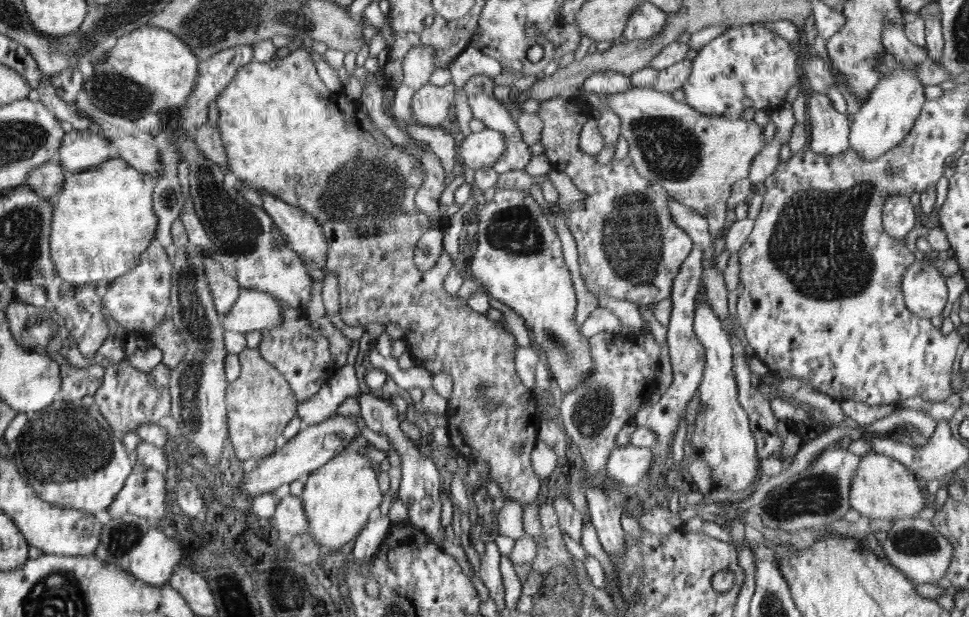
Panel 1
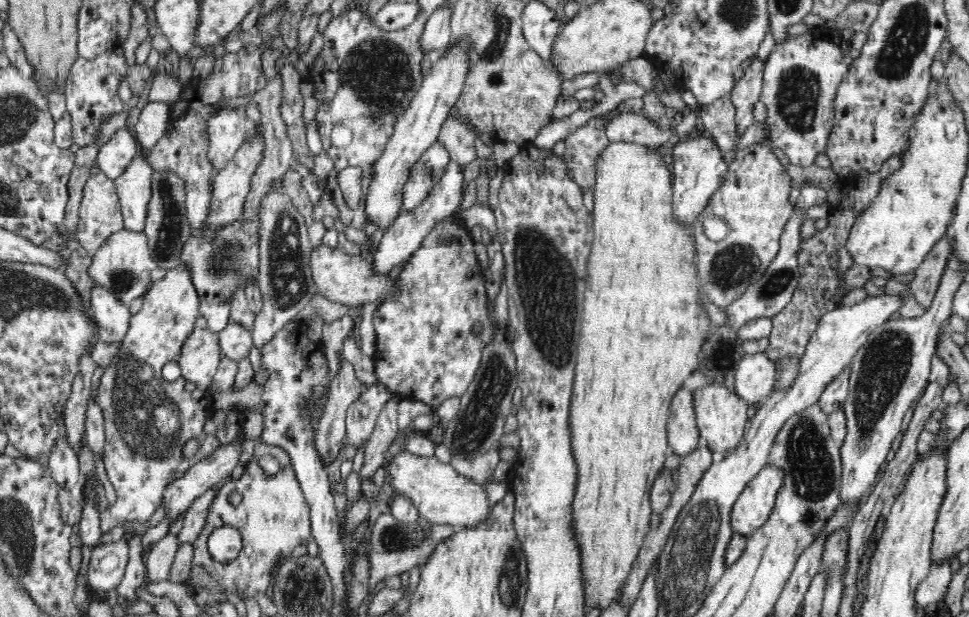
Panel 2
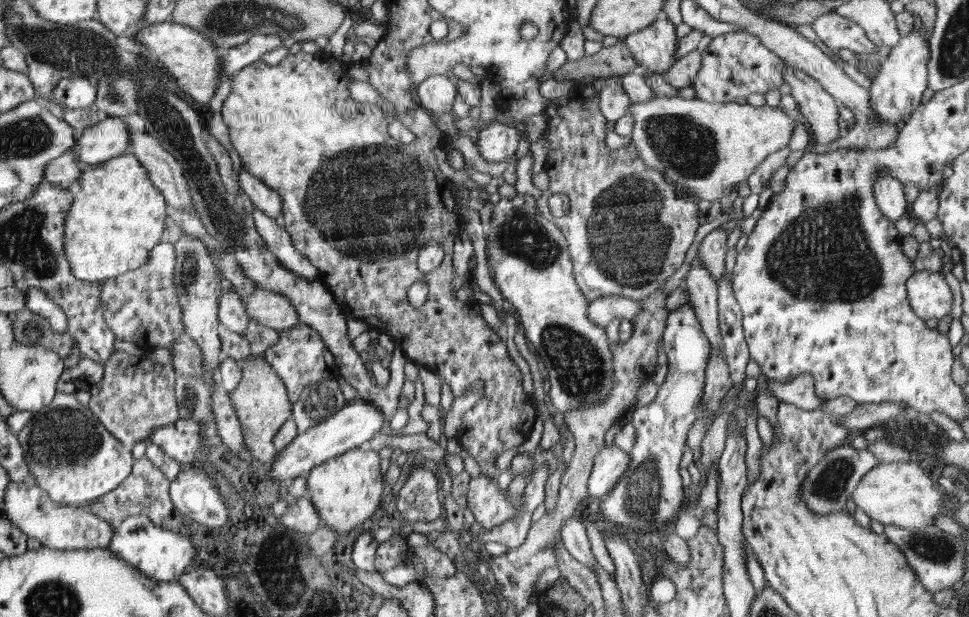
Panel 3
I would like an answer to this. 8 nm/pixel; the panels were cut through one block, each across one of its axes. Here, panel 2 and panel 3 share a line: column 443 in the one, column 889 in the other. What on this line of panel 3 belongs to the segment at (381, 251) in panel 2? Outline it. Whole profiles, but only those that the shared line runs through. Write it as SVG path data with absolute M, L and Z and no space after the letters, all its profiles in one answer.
M878 171L874 180L874 198L880 212L886 216L888 222L898 222L908 214L908 206L904 195L904 184L890 176L888 171Z

